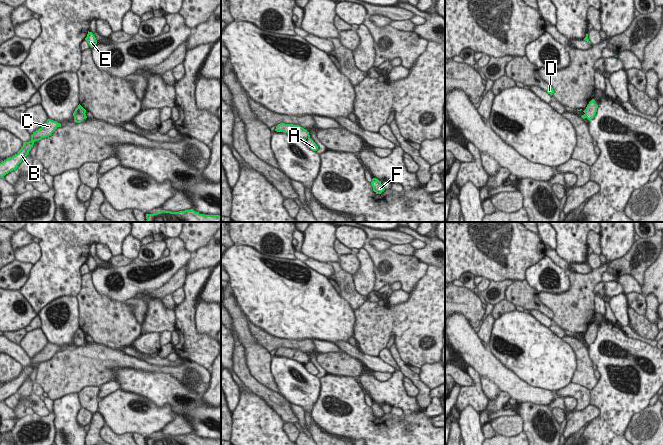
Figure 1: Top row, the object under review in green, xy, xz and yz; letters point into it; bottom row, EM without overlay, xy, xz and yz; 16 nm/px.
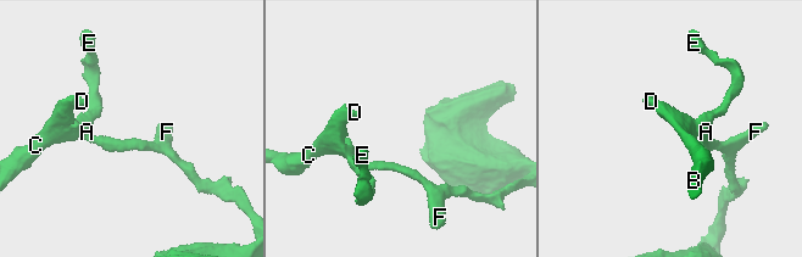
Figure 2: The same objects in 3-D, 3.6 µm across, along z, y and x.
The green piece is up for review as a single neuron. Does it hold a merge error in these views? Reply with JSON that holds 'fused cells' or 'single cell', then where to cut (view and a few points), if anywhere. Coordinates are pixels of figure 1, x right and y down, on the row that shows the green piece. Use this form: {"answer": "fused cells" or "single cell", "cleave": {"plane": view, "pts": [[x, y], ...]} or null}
{"answer": "fused cells", "cleave": {"plane": "xz", "pts": [[309, 136], [304, 140]]}}

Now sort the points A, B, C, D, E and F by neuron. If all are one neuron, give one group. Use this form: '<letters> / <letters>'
A E F / B C D

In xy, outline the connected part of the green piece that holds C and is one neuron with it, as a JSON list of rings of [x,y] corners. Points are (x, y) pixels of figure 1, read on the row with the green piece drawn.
[[[48,119],[38,130],[33,132],[31,135],[31,140],[29,142],[24,142],[21,149],[12,157],[7,158],[6,160],[0,163],[0,178],[3,178],[9,172],[15,170],[22,160],[29,154],[29,151],[34,145],[35,141],[39,141],[42,138],[46,138],[52,135],[52,133],[58,128],[61,127],[61,124]]]

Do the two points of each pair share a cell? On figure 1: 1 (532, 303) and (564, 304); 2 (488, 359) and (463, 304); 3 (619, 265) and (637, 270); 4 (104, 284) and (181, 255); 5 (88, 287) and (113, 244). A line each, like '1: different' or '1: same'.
1: different
2: different
3: same
4: same
5: different

